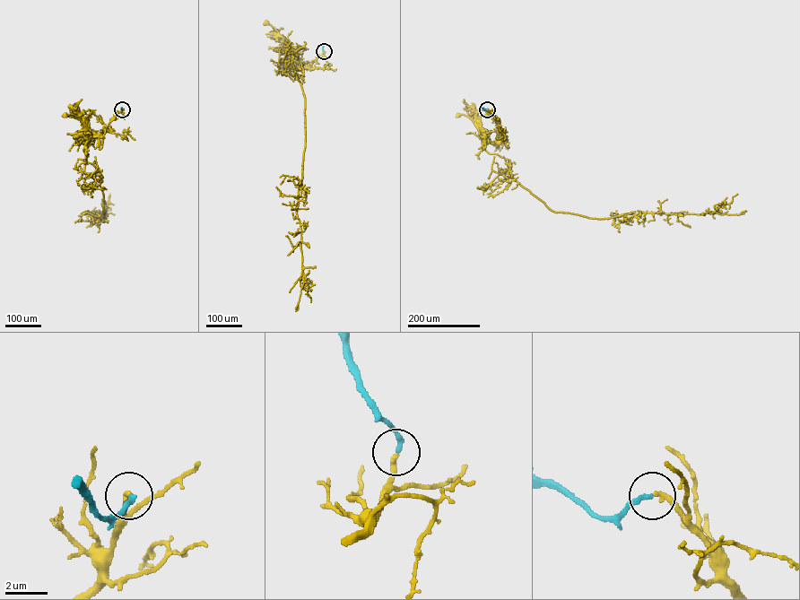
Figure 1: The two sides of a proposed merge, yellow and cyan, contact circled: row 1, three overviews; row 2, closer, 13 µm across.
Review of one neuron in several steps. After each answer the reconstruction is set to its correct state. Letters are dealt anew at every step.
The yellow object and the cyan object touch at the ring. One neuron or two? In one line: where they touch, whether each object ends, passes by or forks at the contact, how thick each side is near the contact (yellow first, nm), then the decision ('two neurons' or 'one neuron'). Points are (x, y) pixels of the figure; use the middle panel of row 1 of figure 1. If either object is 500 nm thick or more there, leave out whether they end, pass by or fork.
(324, 51) | yellow ends | cyan ends | 260/240 nm | one neuron

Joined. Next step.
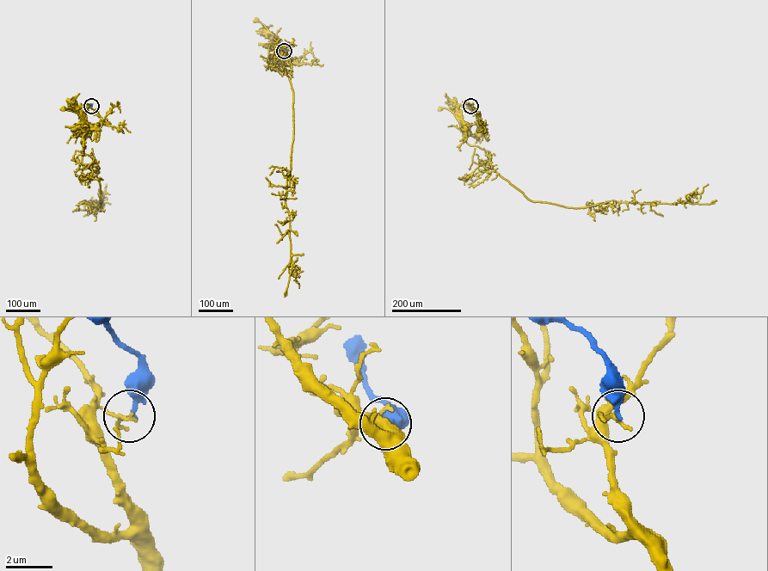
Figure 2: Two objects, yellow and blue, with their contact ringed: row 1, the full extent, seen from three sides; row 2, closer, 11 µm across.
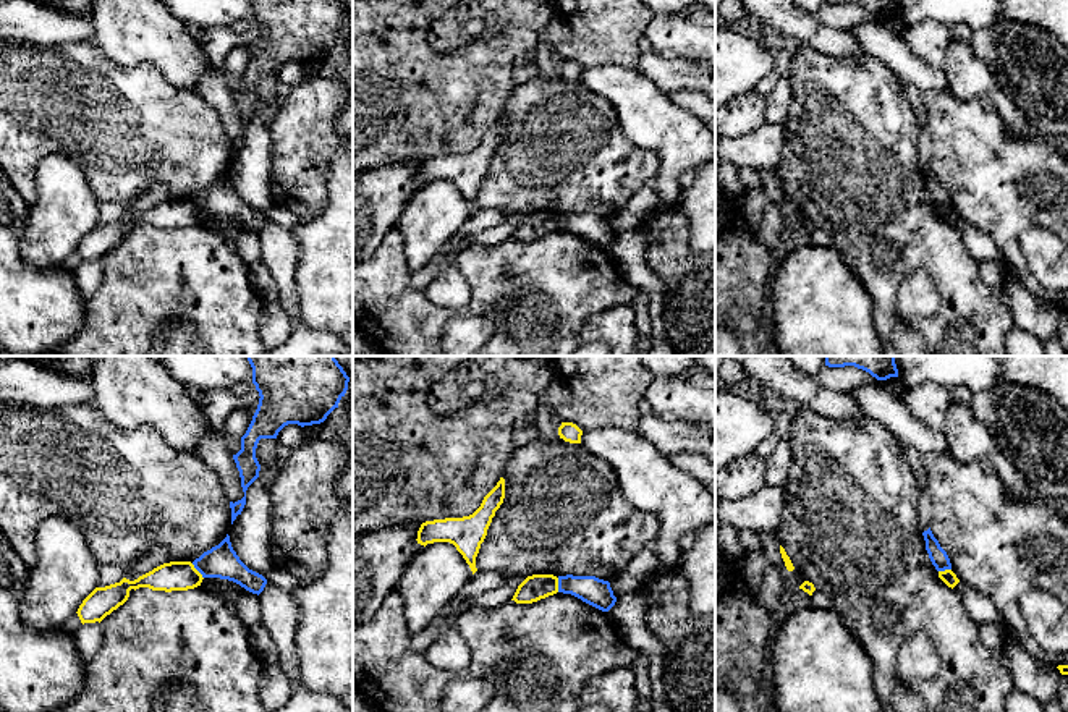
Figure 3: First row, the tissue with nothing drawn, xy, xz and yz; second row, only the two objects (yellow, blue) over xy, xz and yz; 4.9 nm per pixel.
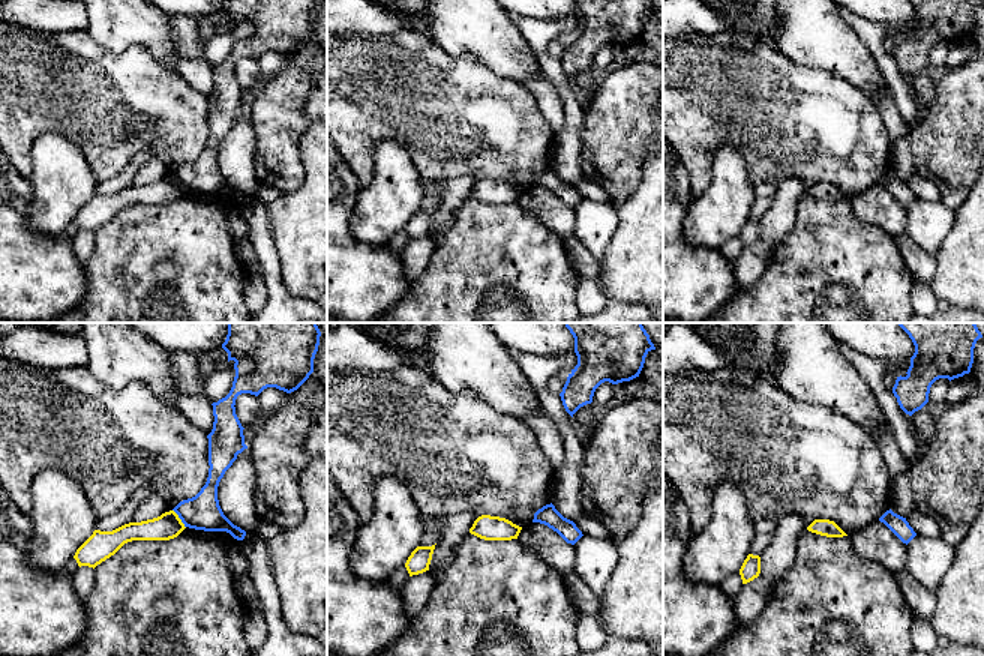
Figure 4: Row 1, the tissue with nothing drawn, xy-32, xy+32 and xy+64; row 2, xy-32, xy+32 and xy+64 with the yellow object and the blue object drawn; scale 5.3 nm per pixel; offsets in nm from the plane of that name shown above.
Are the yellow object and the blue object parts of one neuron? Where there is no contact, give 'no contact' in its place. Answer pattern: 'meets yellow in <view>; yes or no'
meets yellow in xy; no

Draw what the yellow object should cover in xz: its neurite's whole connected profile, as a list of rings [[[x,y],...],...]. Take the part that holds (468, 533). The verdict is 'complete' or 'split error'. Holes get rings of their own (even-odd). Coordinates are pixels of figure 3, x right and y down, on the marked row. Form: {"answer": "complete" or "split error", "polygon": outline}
{"answer": "complete", "polygon": [[[505,479],[484,497],[481,506],[469,516],[426,521],[417,531],[417,544],[450,542],[463,555],[473,574],[477,571],[476,557],[487,529],[505,498]]]}

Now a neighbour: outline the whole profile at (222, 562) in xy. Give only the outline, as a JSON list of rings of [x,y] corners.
[[[230,536],[193,562],[202,578],[228,579],[252,594],[261,594],[267,579],[249,570],[231,547]]]

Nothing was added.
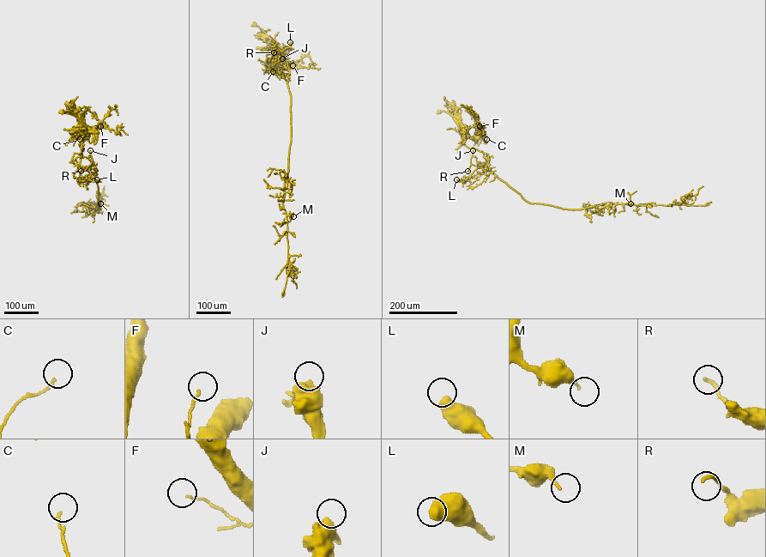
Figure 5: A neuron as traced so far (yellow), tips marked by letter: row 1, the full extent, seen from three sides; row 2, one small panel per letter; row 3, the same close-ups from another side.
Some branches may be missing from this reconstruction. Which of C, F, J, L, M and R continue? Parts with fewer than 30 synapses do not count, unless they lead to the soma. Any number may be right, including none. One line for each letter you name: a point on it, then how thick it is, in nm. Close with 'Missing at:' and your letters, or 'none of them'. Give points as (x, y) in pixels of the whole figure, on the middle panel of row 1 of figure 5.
Missing at: none of them

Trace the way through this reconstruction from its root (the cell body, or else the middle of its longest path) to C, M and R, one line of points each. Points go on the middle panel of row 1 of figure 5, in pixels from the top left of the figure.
C: (254, 24), (278, 44), (277, 66), (273, 71)
M: (254, 24), (278, 44), (272, 49), (273, 74), (286, 80), (291, 94), (283, 207), (293, 216)
R: (254, 24), (278, 44), (272, 49), (275, 59), (273, 74), (274, 70), (279, 69), (284, 57), (274, 52)

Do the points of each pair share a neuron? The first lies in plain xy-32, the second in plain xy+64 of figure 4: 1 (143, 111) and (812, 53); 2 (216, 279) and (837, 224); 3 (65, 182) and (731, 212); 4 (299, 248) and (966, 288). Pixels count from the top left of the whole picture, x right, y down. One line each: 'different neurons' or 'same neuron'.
1: different neurons
2: same neuron
3: same neuron
4: same neuron

